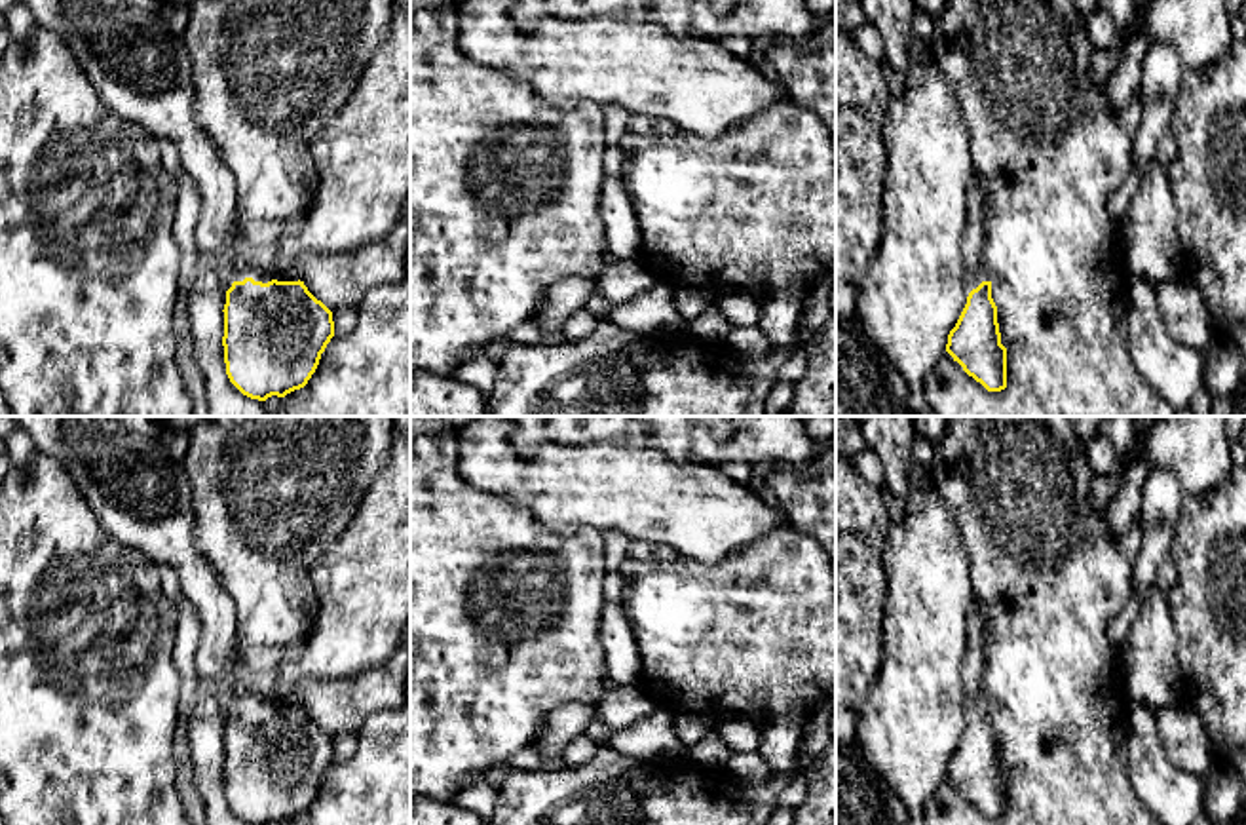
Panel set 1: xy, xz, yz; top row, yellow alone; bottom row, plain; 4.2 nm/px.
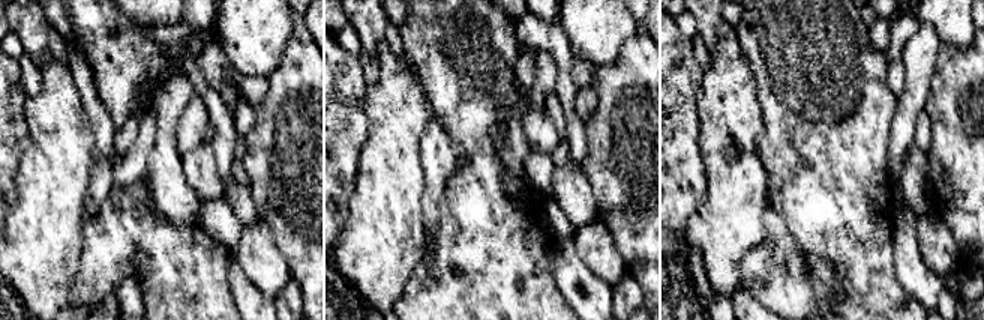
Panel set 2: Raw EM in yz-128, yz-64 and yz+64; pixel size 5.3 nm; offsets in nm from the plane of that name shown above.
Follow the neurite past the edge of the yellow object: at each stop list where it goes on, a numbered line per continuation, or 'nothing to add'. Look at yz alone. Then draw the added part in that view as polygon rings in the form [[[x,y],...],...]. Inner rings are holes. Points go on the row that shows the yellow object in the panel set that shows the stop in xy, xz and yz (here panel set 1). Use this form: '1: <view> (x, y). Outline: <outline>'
1: yz (977, 198). Outline: [[[972,169],[965,192],[967,228],[963,234],[963,285],[967,295],[982,281],[991,281],[991,276],[982,264],[988,207],[990,188]]]

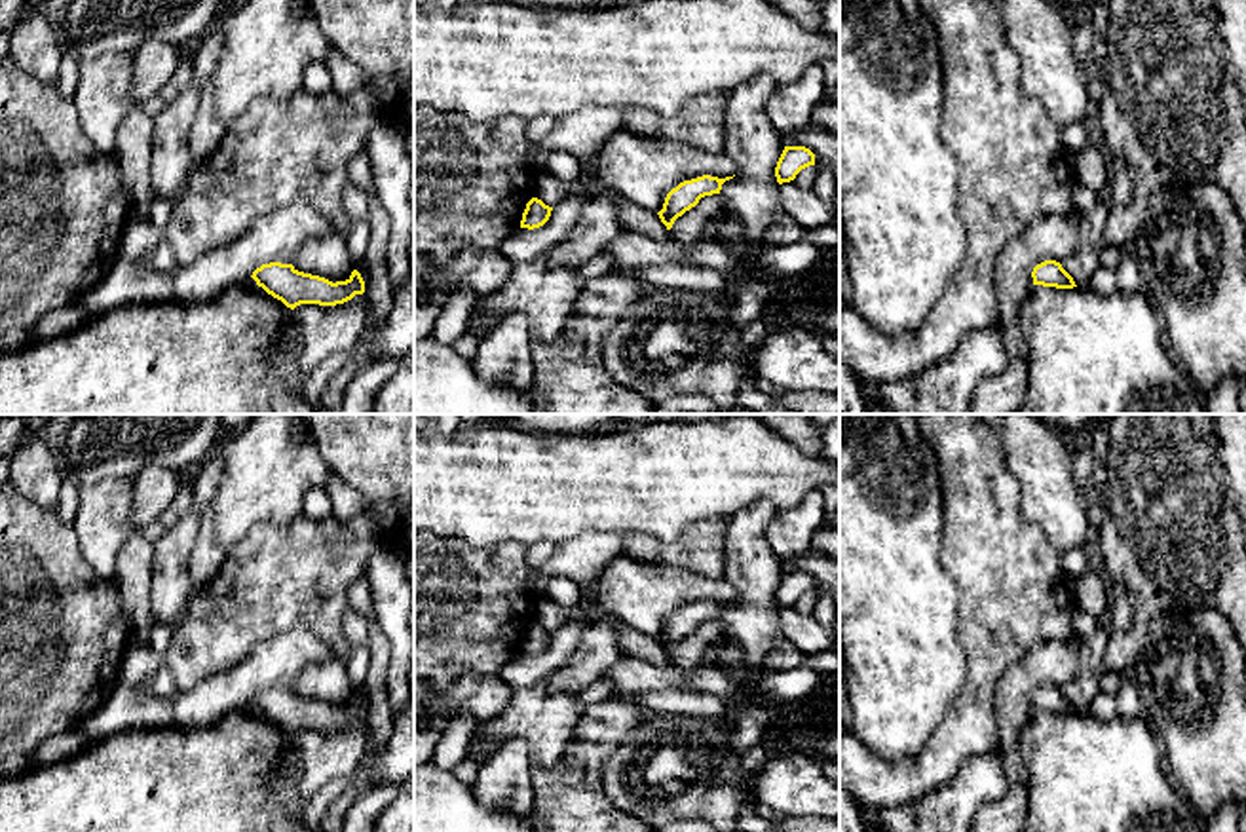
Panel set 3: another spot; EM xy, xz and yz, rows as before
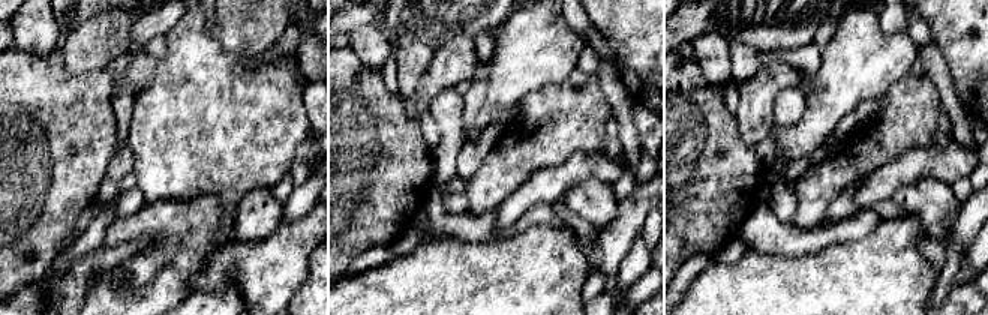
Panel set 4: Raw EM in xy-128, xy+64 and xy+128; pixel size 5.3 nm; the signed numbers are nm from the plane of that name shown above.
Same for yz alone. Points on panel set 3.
nothing to add

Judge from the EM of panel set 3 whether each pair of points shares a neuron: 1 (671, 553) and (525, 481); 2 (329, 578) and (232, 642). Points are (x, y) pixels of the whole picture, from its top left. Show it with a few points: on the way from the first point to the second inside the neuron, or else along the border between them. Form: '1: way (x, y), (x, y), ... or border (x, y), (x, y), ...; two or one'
1: border (625, 532), (644, 532), (675, 542); two
2: way (304, 586), (289, 586), (257, 618); one

